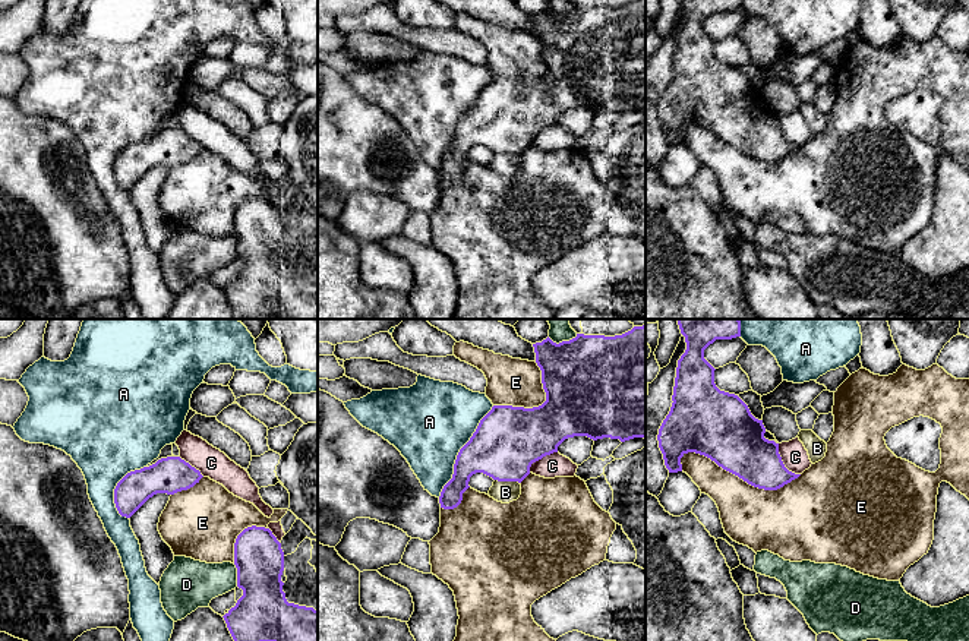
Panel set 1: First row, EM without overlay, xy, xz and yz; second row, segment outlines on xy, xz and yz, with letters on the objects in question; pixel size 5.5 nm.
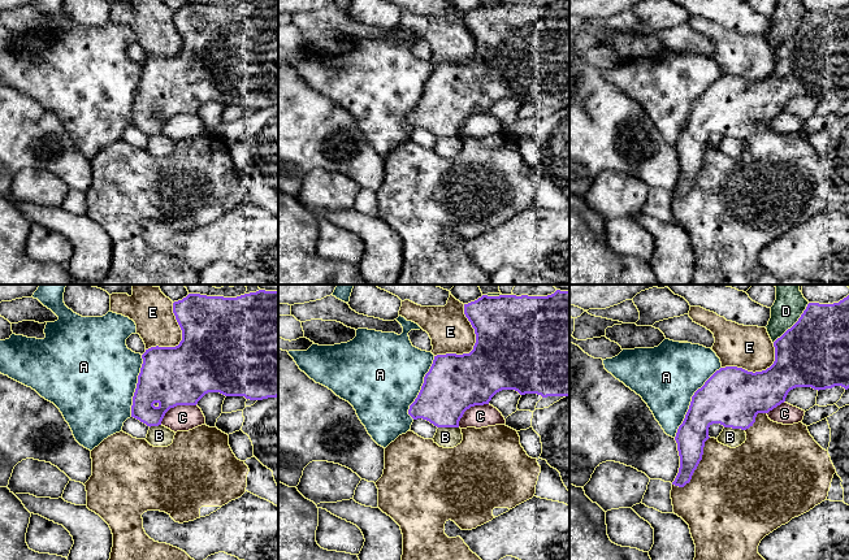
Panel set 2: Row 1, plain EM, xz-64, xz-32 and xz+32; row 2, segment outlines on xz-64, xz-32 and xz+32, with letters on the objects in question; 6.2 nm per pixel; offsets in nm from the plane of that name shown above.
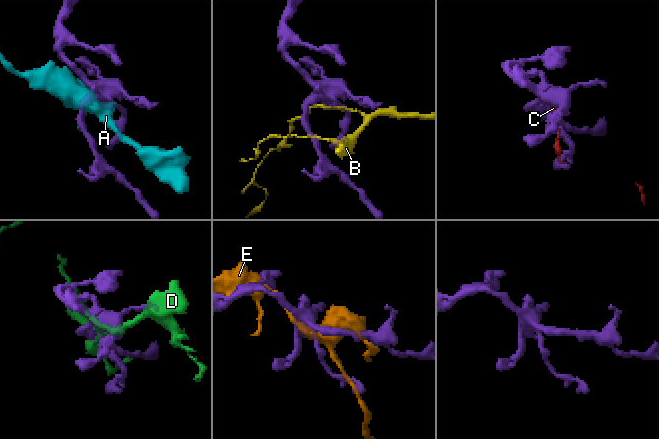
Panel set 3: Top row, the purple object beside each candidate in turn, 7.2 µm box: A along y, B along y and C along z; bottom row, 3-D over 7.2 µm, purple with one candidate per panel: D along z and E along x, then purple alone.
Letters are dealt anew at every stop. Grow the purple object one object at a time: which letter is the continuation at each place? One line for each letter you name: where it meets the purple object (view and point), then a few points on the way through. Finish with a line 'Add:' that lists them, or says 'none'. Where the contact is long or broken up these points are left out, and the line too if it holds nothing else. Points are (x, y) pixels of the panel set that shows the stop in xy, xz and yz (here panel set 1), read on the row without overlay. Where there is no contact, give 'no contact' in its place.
Add: none

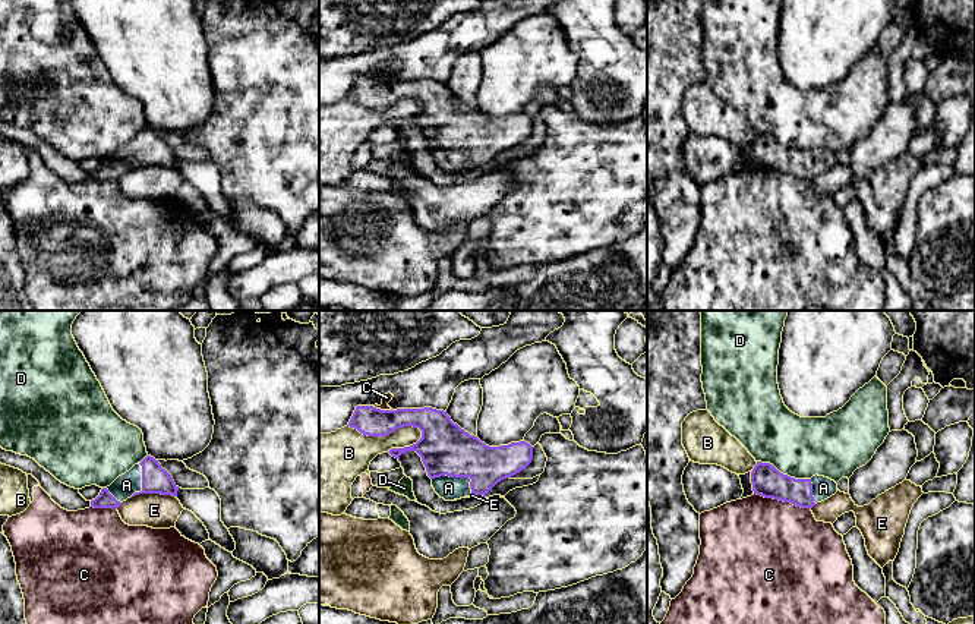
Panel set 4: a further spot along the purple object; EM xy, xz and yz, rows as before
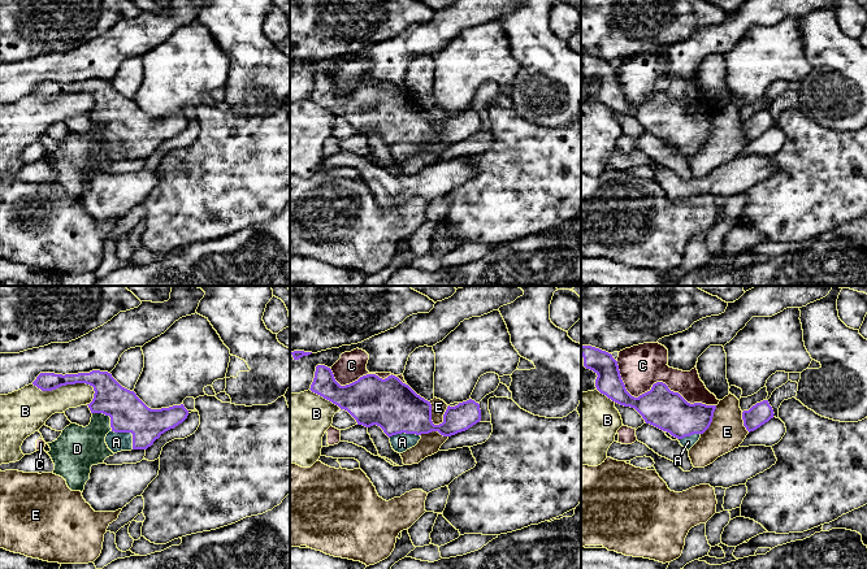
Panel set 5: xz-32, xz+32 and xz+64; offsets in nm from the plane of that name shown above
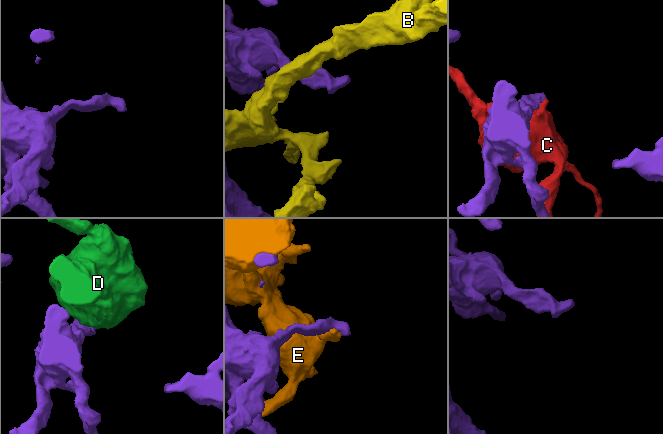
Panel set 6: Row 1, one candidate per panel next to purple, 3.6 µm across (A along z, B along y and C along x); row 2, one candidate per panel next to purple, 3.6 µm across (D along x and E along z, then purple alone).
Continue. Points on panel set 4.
A: meets purple in xz at (458, 148); runs through xz (445, 120), (458, 135), (458, 148), (448, 160)
Add: A

